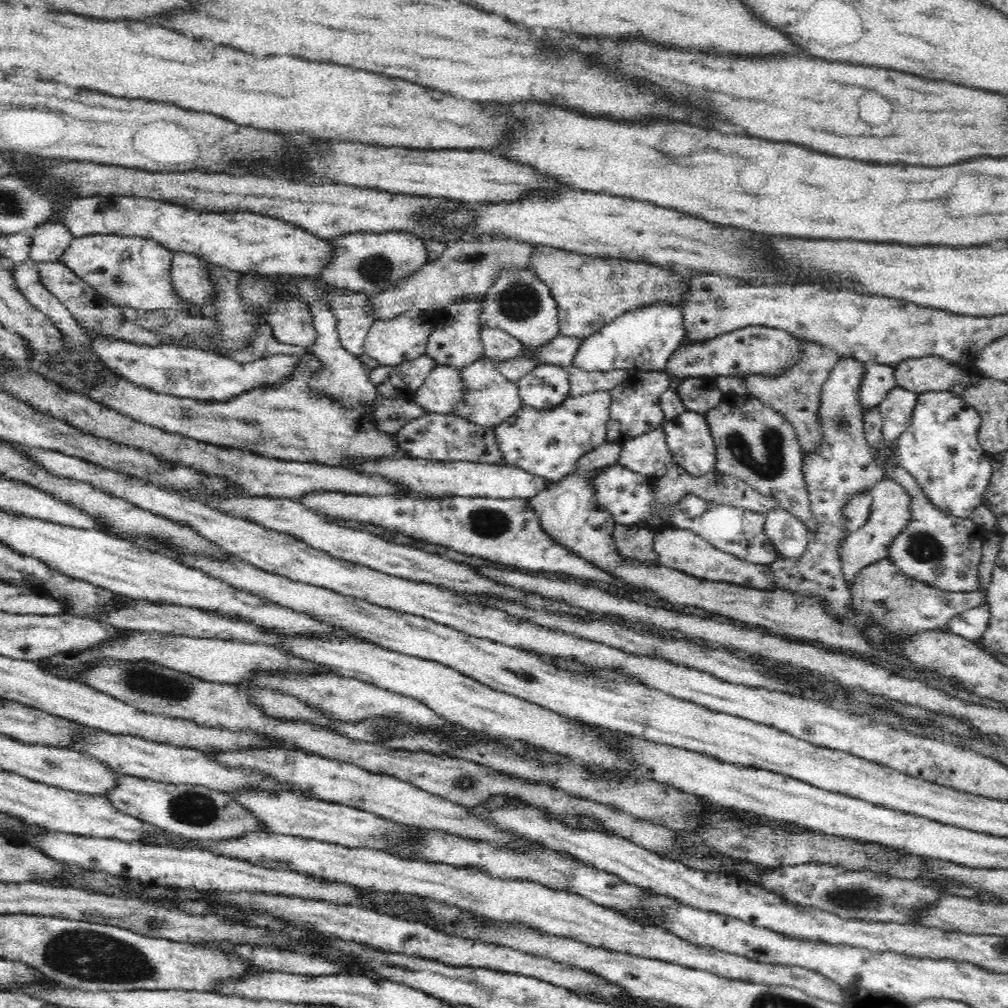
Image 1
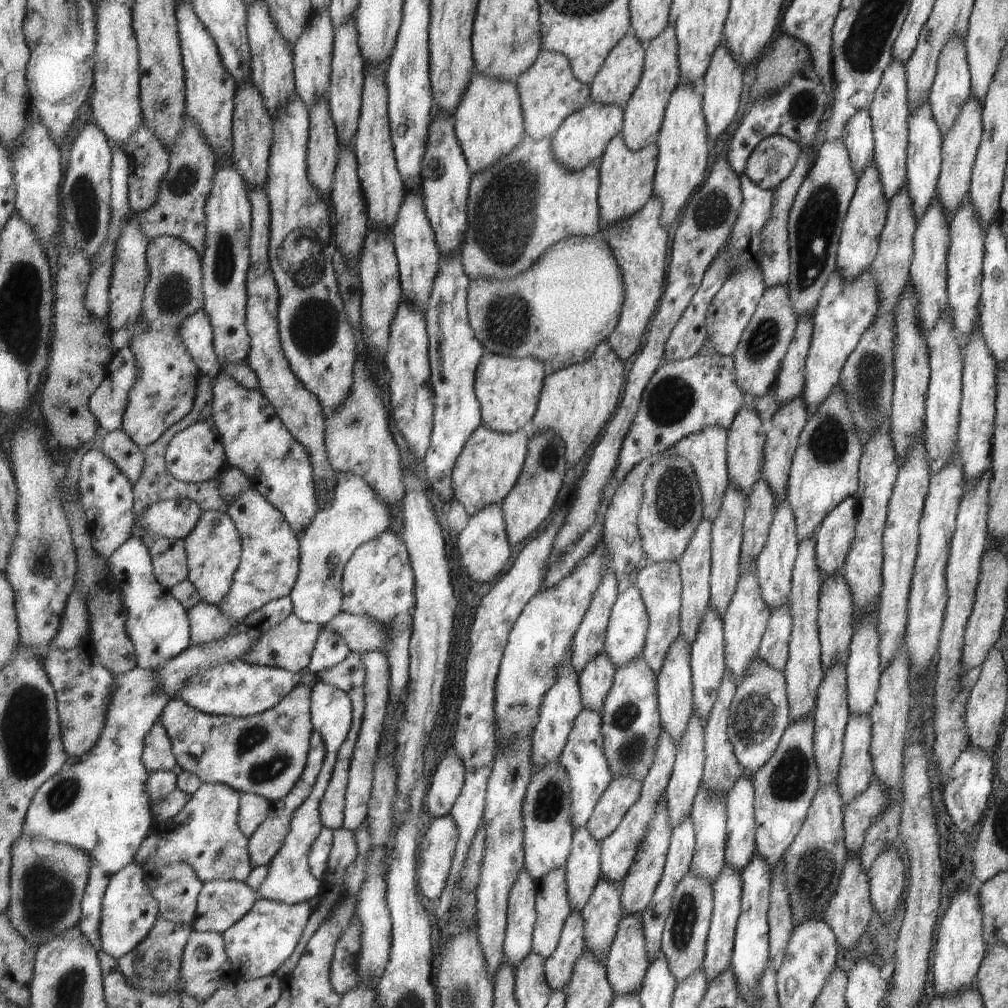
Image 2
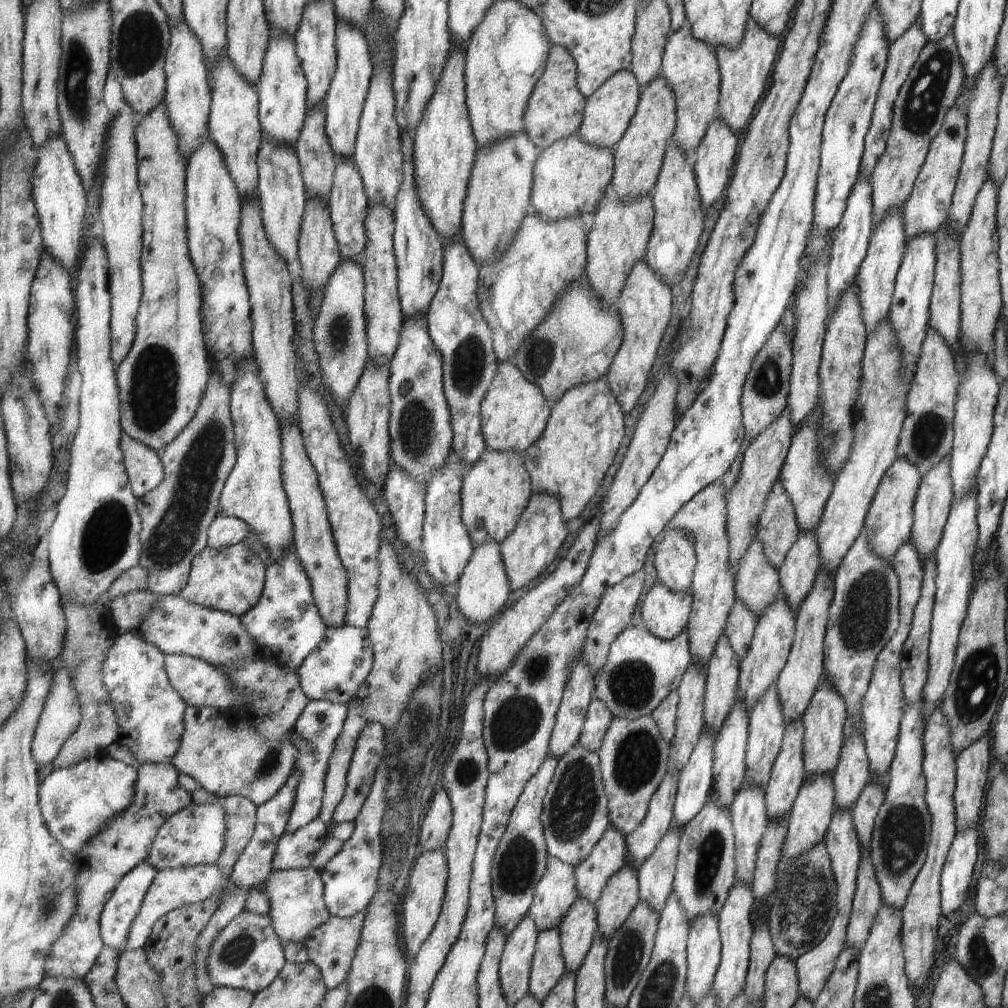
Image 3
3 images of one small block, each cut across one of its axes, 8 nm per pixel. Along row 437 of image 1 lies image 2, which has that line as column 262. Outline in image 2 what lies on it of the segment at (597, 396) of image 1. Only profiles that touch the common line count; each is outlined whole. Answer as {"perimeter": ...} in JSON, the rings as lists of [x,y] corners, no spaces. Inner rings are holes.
{"perimeter":[[[254,487],[243,490],[237,496],[237,500],[228,505],[228,513],[241,535],[243,551],[240,568],[237,569],[229,596],[225,596],[225,600],[219,604],[219,610],[229,620],[240,623],[252,612],[263,608],[268,602],[290,596],[300,574],[301,545],[300,540],[297,540],[297,534],[293,532],[293,528],[281,514],[281,510],[277,510],[277,507],[273,506],[273,503]]]}

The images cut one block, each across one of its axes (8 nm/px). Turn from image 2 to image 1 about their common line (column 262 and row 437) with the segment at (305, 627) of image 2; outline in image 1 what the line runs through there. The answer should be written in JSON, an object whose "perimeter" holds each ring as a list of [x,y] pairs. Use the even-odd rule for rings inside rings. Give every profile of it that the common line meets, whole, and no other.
{"perimeter":[[[662,426],[622,443],[619,464],[628,470],[643,474],[649,481],[662,477],[674,465],[667,447],[665,430]]]}

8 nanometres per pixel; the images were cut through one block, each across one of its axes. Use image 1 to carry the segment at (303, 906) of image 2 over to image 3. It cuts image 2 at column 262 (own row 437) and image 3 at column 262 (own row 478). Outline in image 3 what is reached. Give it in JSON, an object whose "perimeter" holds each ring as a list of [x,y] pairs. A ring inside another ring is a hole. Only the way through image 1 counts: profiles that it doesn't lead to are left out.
{"perimeter":[[[244,911],[239,914],[211,946],[209,974],[217,987],[246,989],[257,995],[267,990],[286,966],[286,957],[281,938],[270,914],[253,914]]]}

